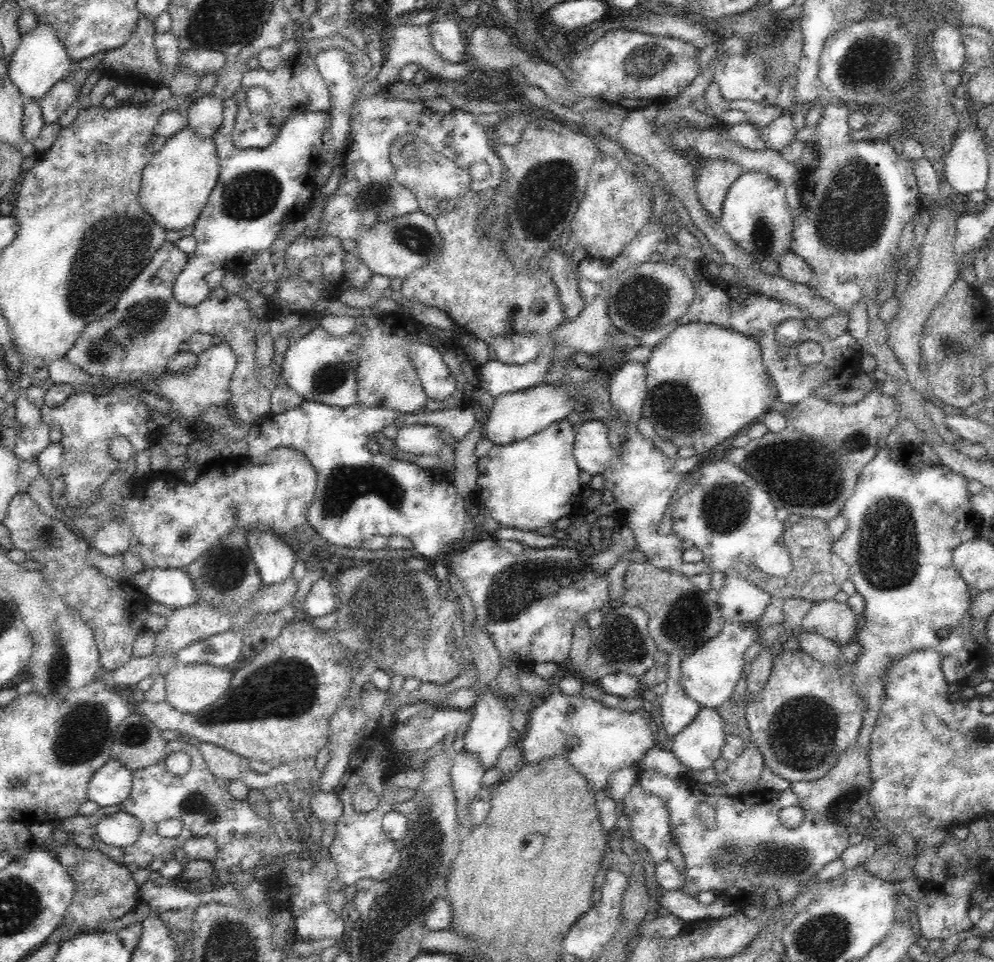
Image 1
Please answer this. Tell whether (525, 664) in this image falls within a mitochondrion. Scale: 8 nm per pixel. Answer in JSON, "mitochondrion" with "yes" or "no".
{"mitochondrion":"no"}

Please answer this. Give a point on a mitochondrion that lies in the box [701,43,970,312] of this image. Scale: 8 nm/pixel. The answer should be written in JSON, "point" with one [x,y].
{"point":[854,219]}

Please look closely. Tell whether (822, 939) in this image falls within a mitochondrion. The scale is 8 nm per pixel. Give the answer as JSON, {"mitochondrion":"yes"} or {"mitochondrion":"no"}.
{"mitochondrion":"yes"}

